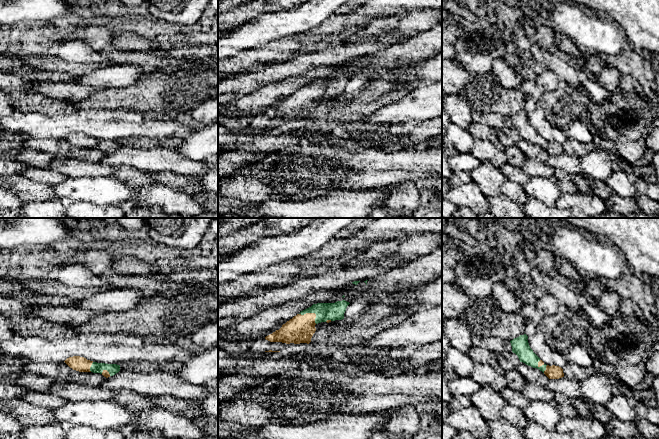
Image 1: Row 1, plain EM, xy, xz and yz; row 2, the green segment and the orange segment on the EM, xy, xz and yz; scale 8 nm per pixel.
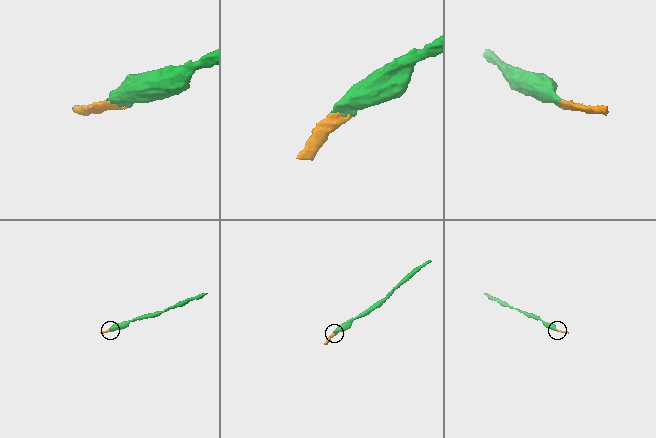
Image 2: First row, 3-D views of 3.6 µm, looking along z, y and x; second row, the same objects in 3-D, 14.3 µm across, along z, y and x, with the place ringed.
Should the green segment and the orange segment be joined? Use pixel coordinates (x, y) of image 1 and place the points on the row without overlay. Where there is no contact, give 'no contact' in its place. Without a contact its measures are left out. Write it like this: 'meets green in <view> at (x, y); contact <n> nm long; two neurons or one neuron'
meets green in xz at (312, 88); contact 170 nm long; one neuron

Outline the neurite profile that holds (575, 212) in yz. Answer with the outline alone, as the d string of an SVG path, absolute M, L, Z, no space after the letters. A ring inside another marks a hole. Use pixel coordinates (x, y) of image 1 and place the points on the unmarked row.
M574 207L570 209L571 217L570 218L594 218L586 215L581 209Z

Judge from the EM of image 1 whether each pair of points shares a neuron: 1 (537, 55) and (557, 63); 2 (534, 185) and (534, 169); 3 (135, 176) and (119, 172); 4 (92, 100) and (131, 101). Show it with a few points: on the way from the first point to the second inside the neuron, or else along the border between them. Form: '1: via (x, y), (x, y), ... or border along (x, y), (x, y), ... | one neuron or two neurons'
1: via (542, 55), (552, 62) | one neuron
2: border along (530, 176), (552, 178) | two neurons
3: via (131, 176), (123, 172) | one neuron
4: via (102, 100), (121, 100) | one neuron

